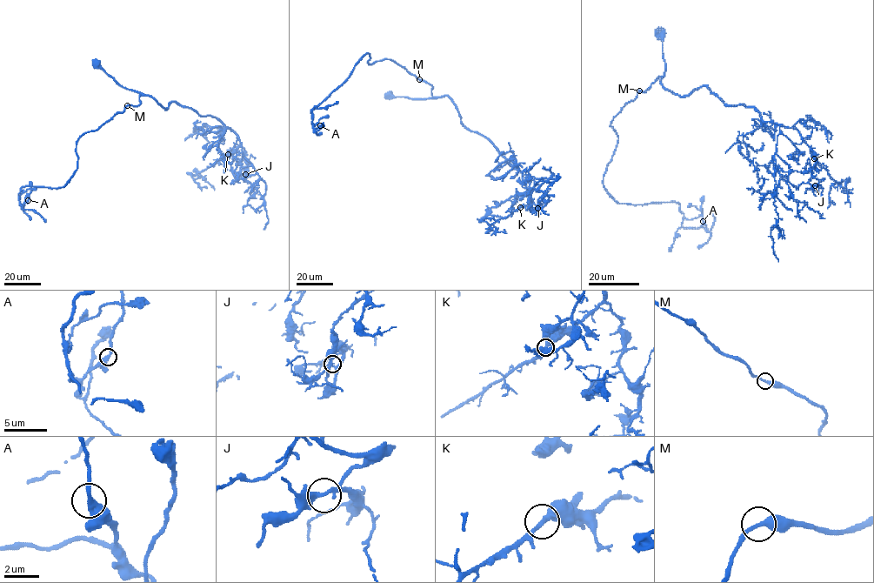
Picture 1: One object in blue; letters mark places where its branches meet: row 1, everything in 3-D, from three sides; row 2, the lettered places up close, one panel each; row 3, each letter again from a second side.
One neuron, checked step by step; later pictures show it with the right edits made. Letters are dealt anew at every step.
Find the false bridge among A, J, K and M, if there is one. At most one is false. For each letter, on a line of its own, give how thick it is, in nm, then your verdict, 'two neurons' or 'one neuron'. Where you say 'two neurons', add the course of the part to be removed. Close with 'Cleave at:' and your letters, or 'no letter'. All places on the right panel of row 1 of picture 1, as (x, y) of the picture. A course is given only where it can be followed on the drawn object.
A: 320 nm thick; one neuron
J: 280 nm thick; one neuron
K: 320 nm thick; one neuron
M: 320 nm thick; one neuron
Cleave at: no letter

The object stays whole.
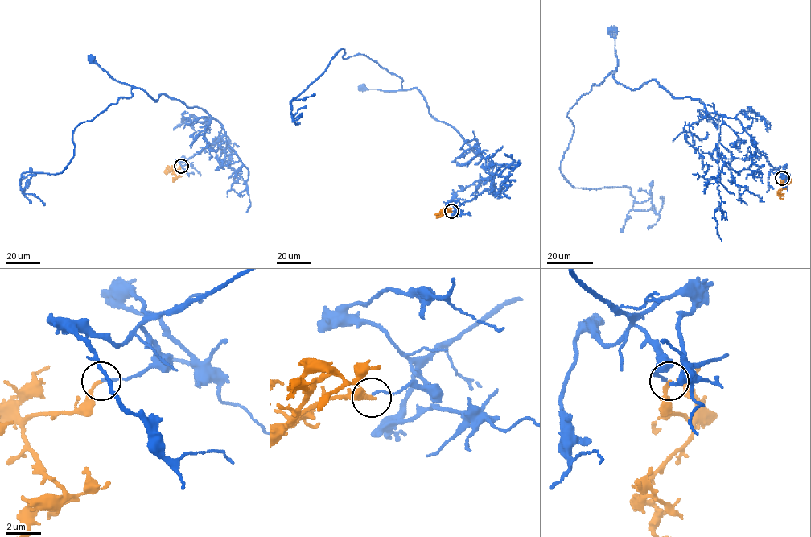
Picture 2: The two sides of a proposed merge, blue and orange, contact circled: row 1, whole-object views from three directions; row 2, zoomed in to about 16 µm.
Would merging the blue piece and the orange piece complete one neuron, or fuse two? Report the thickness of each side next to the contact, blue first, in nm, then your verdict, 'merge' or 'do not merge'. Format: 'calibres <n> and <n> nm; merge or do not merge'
calibres 120 and 240 nm; do not merge

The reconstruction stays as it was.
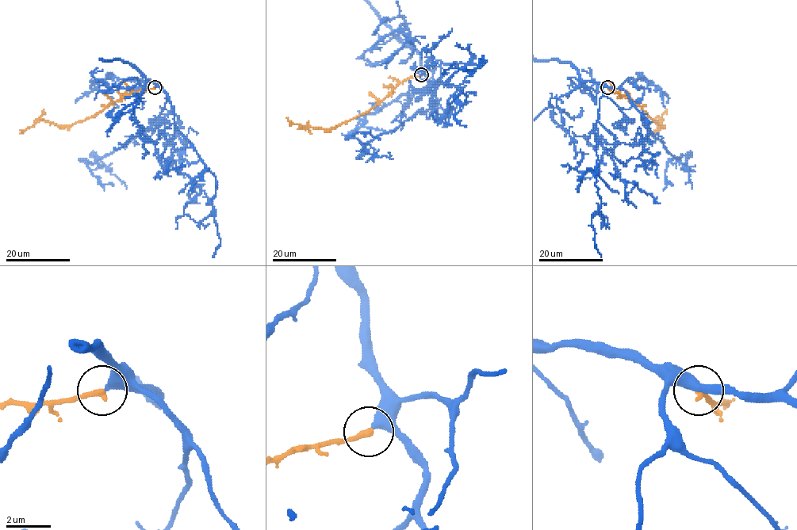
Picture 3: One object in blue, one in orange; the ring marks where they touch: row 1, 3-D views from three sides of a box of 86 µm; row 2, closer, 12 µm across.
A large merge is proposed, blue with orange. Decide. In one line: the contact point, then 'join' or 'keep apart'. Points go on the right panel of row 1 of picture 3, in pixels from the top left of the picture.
at (607, 87); join

